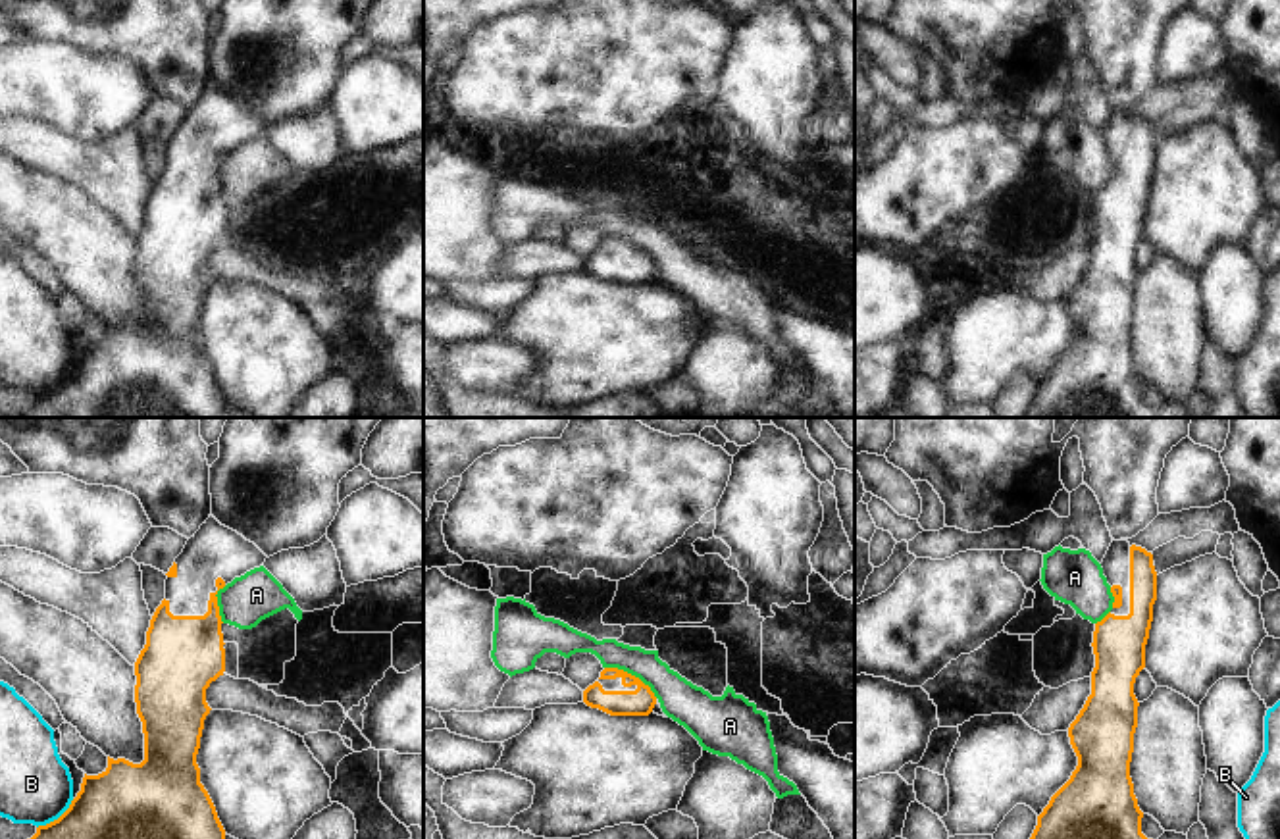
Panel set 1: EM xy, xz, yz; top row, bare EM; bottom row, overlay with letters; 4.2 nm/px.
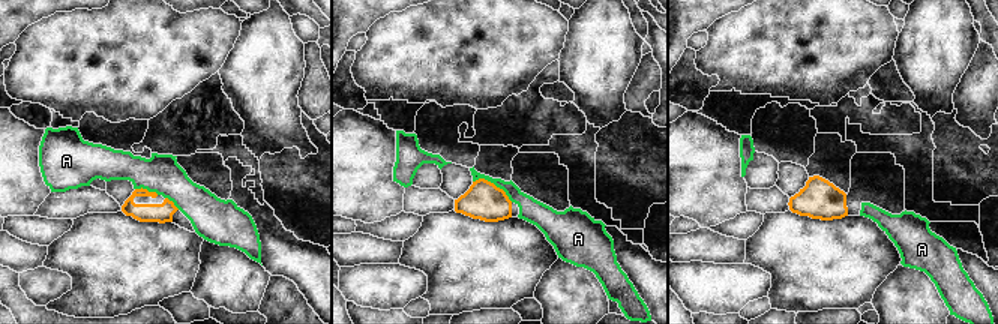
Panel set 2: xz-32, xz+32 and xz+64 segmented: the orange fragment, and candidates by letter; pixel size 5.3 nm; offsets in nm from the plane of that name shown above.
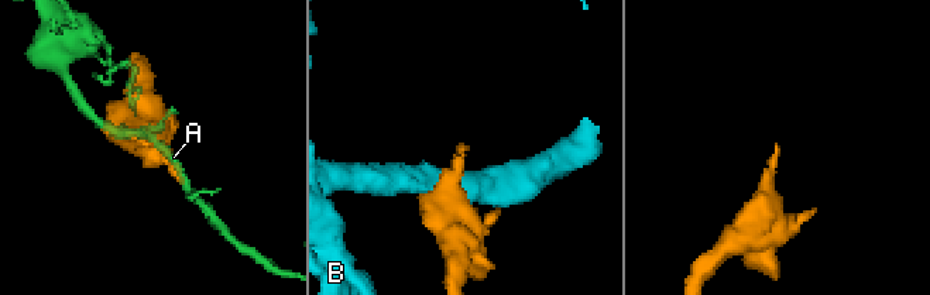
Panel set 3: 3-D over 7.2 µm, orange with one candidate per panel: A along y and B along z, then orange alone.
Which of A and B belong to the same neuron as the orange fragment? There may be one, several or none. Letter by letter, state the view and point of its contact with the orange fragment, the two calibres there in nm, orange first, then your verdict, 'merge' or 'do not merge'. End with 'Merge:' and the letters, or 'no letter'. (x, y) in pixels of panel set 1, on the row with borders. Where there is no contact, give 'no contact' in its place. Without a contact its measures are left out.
A: meets orange in xz at (630, 674); 120 nm thick on the orange side, 170 nm on the other; do not merge
B: meets orange in xy at (58, 818); 280 nm thick on the orange side, 300 nm on the other; do not merge
Merge: no letter

